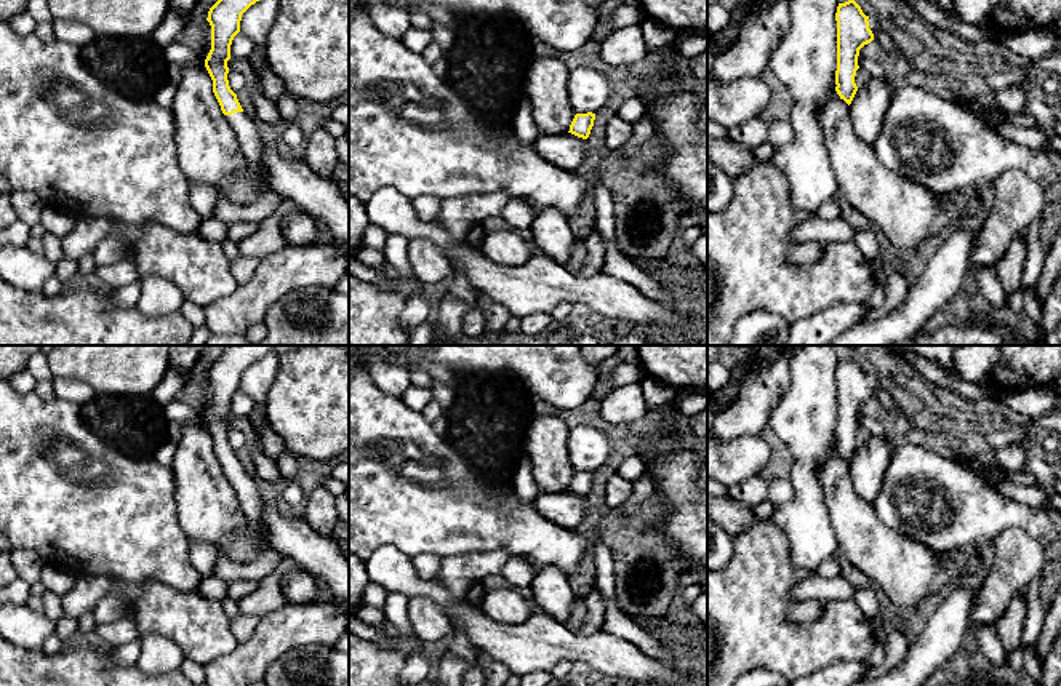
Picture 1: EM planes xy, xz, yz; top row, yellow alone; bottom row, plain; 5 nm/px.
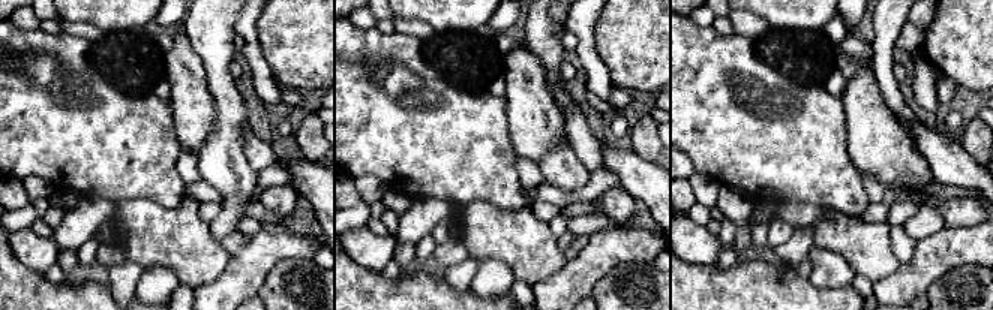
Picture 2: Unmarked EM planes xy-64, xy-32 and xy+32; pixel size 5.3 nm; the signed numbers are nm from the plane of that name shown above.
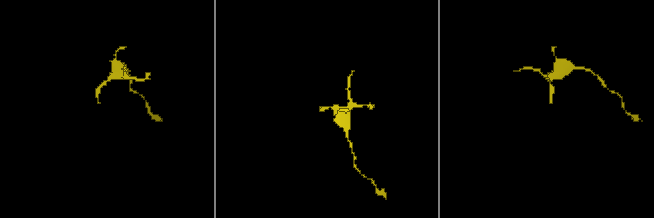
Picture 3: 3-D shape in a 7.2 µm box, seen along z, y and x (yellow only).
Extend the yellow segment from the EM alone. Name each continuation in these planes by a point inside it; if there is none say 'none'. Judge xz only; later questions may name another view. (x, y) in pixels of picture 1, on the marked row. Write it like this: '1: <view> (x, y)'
none

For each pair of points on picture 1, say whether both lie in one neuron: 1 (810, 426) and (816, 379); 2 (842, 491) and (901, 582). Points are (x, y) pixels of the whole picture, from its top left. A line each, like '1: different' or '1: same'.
1: same
2: same

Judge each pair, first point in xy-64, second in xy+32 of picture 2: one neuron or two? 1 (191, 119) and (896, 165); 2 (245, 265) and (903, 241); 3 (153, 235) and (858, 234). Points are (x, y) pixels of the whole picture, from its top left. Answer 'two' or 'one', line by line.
1: one
2: two
3: one

